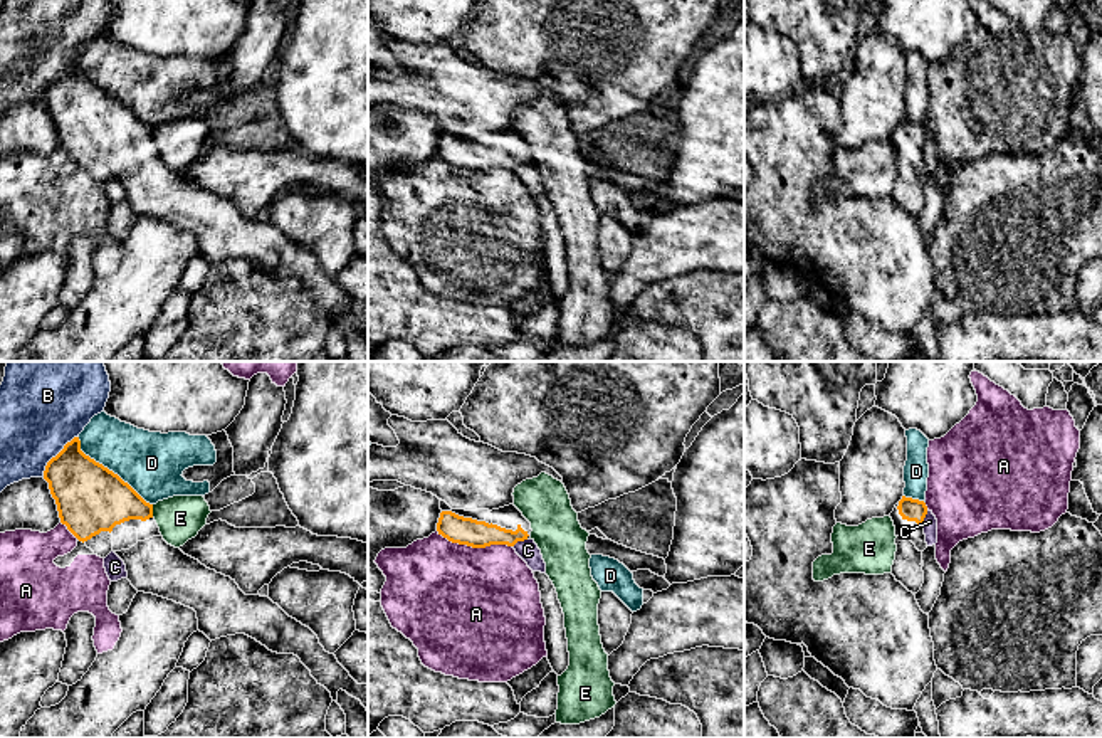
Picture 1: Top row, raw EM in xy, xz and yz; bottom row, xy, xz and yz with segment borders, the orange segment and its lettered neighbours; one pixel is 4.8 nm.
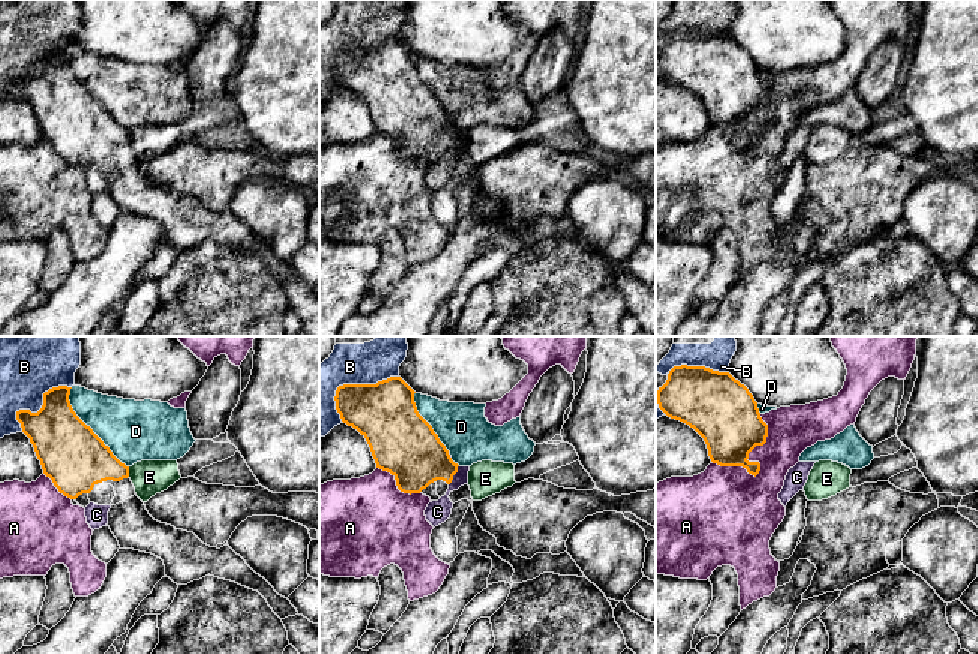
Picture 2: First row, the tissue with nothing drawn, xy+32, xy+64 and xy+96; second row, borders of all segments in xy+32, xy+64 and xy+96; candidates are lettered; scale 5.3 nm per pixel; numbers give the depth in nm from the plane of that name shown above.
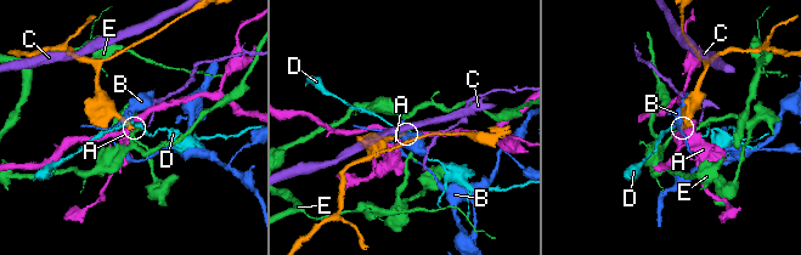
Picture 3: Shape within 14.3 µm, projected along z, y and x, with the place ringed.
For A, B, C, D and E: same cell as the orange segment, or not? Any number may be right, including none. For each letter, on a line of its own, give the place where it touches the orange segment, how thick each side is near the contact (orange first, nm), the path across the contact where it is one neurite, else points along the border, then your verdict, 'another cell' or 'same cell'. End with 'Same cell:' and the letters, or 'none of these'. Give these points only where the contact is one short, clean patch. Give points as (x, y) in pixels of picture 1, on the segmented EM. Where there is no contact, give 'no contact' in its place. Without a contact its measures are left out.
A: meets orange in xz at (474, 547); 130 nm thick on the orange side, 500 nm on the other; another cell
B: meets orange in xy at (57, 454); 320 nm thick on the orange side, 440 nm on the other; another cell
C: meets orange in yz at (924, 516); 110 nm thick on the orange side, 60 nm on the other; border along yz (928, 510), (923, 525); another cell
D: meets orange in xy at (111, 471); 320 nm thick on the orange side, 300 nm on the other; another cell
E: meets orange in xy at (152, 511); 280 nm thick on the orange side, 220 nm on the other; another cell
Same cell: none of these

